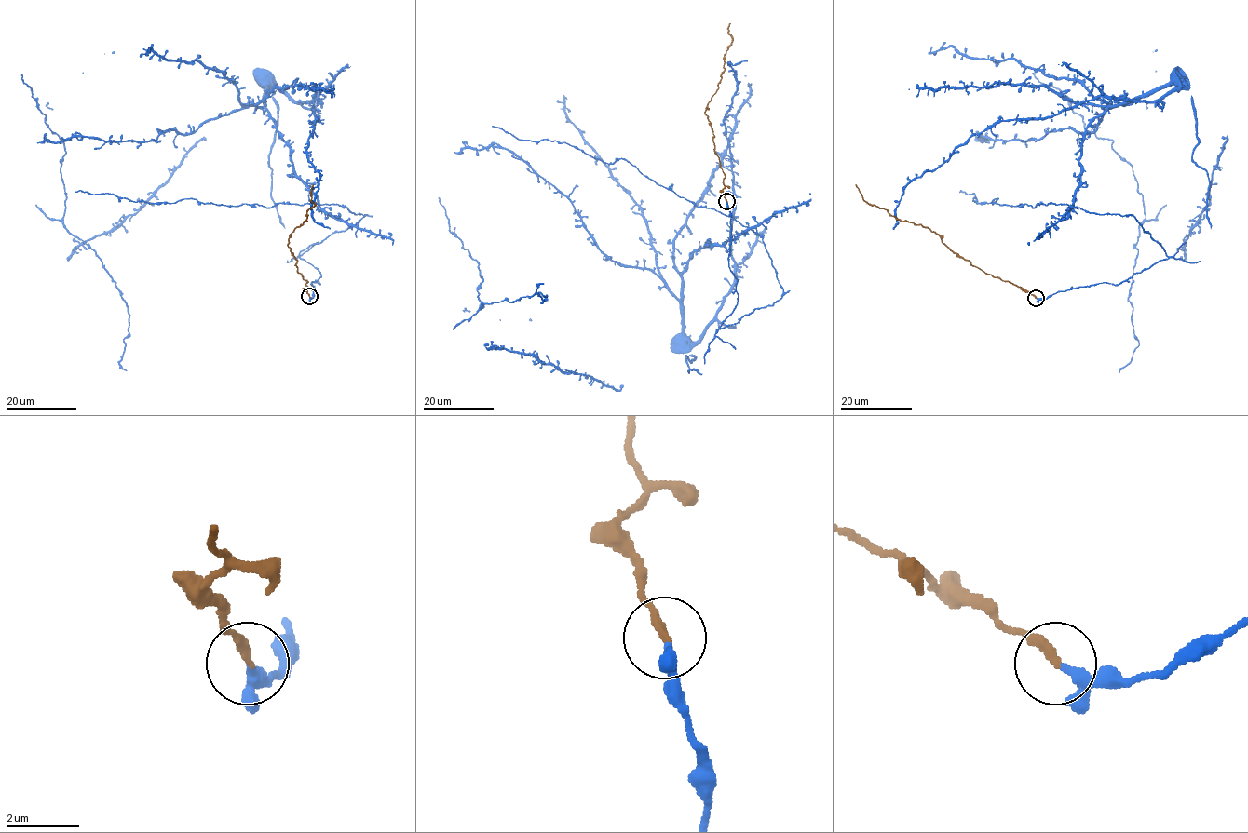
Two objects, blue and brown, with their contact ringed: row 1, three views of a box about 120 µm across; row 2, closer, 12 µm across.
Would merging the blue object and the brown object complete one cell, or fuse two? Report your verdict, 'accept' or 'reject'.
accept

